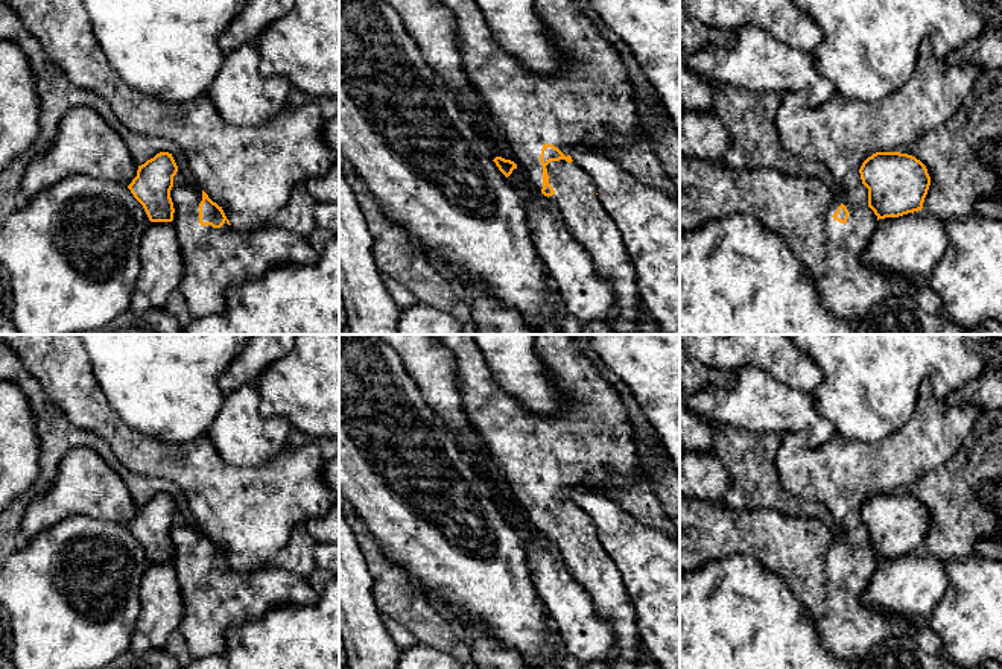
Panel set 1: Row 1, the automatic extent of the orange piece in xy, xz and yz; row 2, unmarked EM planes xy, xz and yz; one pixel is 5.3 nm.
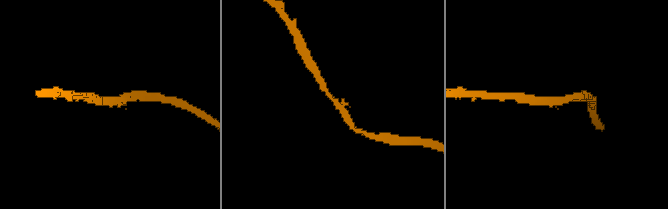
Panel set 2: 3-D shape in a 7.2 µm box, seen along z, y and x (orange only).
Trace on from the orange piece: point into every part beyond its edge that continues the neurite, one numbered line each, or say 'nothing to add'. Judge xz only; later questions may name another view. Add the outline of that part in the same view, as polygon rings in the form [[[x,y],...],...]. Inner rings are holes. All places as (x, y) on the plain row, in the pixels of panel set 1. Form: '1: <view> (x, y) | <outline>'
1: xz (590, 438) | [[[439,334],[439,341],[453,356],[462,401],[491,461],[500,468],[514,500],[540,532],[540,496],[544,484],[553,485],[567,497],[593,479],[595,488],[611,494],[614,488],[628,487],[642,477],[636,430],[626,407],[614,386],[581,353],[575,334],[535,334],[537,357],[564,398],[564,407],[547,415],[534,414],[496,382],[473,334]]]

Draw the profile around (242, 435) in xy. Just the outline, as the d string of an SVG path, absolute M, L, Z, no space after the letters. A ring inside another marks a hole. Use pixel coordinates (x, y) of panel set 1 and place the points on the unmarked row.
M75 334L90 354L99 388L111 409L135 432L167 444L208 438L233 467L269 462L286 444L286 417L265 417L252 385L224 394L219 379L251 334Z

